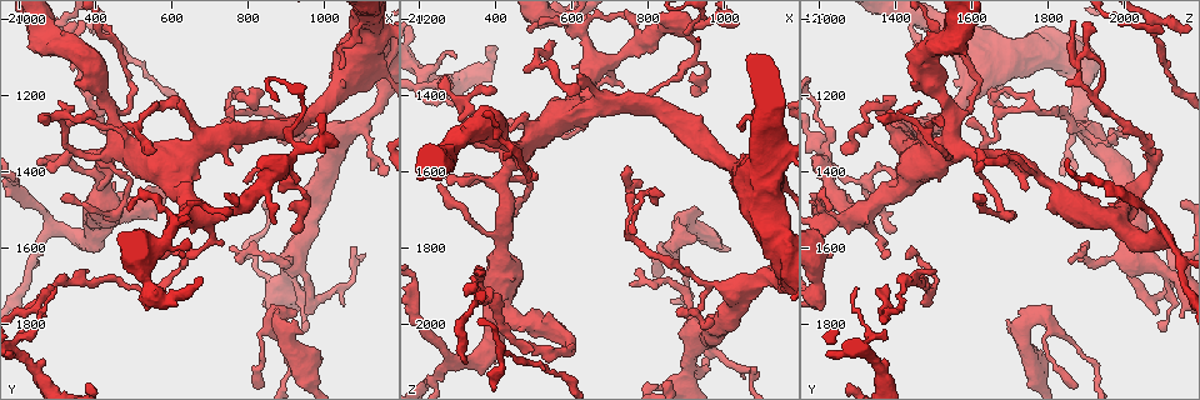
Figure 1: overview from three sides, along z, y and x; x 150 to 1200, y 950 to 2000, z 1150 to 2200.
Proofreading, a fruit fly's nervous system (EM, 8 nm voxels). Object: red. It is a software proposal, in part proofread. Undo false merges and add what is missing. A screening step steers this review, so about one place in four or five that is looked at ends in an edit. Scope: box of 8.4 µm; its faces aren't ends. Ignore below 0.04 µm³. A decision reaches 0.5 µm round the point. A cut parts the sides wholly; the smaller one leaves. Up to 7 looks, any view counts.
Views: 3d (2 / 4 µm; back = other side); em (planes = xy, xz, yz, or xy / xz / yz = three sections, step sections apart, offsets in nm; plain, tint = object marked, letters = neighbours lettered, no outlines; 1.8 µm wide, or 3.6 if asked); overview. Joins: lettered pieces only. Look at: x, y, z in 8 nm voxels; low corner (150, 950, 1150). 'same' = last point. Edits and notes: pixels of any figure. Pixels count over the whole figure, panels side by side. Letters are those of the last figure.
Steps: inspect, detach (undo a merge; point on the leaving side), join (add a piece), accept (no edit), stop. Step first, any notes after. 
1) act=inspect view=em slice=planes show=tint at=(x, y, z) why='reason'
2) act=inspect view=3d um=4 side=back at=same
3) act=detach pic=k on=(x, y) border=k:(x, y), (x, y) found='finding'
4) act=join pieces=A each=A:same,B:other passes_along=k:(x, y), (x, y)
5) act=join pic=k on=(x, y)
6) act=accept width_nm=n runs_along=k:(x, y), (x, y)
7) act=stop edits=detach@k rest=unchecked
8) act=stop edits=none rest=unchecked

act=inspect view=em slice=planes show=letters at=(405, 1155, 1495) why='thick turns thin'

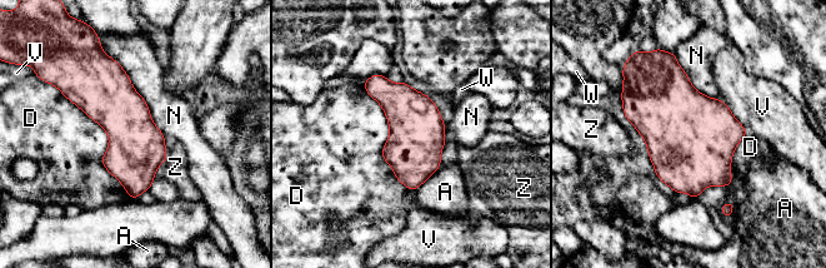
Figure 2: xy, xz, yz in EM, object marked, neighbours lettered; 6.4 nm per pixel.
act=accept width_nm=360 each=A:other,D:other,N:other,V:other,W:other,Z:other border=2:(59, 89), (130, 197) found='one neuron here'

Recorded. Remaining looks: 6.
act=inspect view=3d um=2 at=(880, 1395, 1220) why='two arms in line, one across'

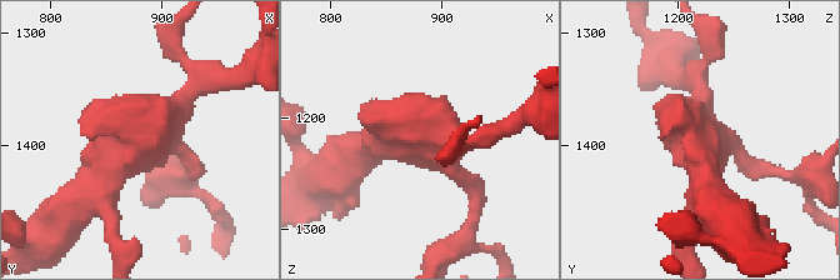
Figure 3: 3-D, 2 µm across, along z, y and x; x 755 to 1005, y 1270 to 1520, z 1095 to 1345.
act=inspect view=em slice=planes show=tint at=(878, 1398, 1222) arms=3 why='shape alone is not enough'

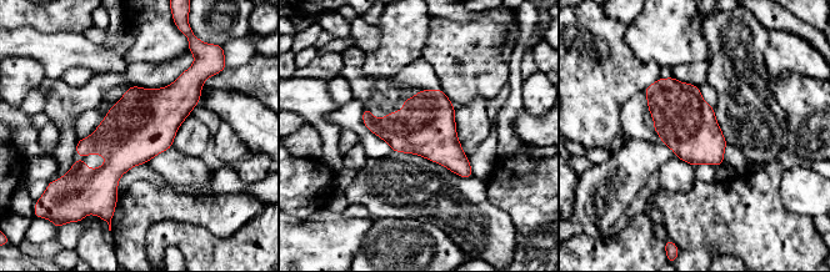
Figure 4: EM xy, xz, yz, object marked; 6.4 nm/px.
act=inspect view=em slice=planes show=letters at=same

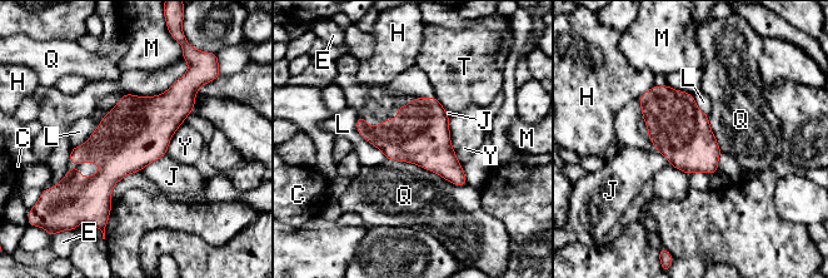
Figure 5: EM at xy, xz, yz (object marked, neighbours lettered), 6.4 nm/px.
act=accept each=C:other,E:other,H:other,J:other,L:other,M:other,Q:other,T:other,Y:other found='one neuron here'

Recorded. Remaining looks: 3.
act=inspect view=3d um=4 at=(280, 1690, 1380) why='free end'

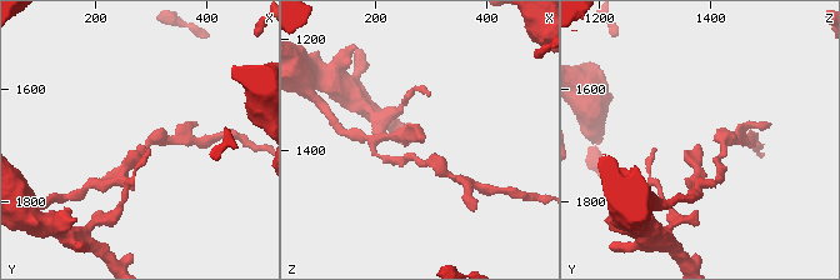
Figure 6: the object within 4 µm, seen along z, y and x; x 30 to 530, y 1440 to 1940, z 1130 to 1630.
act=inspect view=em slice=planes show=letters at=(275, 1695, 1375)

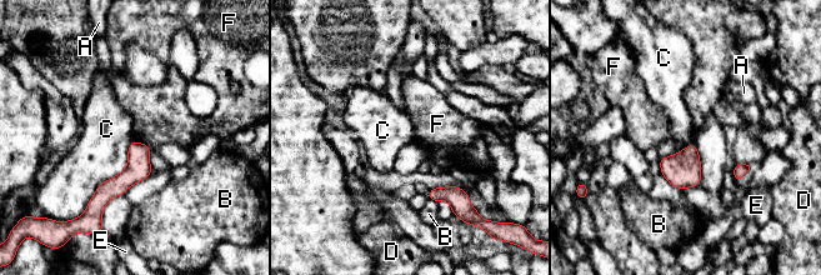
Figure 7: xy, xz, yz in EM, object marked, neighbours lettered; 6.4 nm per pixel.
act=accept each=A:other,B:other,C:other,D:other,E:other,F:other border=7:(134, 139), (128, 164), (84, 211) found='none of them fits'

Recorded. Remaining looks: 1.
act=stop edits=none rest=unchecked

